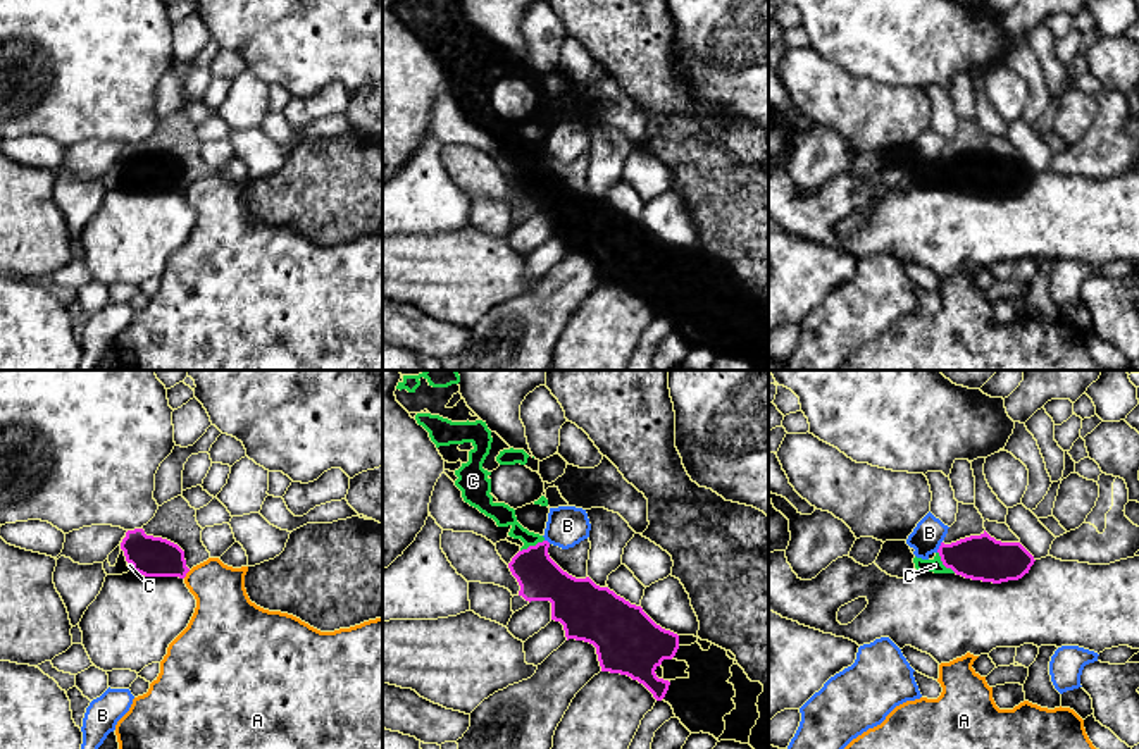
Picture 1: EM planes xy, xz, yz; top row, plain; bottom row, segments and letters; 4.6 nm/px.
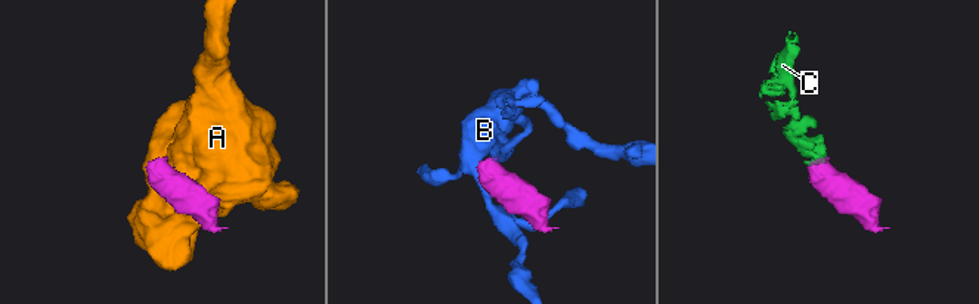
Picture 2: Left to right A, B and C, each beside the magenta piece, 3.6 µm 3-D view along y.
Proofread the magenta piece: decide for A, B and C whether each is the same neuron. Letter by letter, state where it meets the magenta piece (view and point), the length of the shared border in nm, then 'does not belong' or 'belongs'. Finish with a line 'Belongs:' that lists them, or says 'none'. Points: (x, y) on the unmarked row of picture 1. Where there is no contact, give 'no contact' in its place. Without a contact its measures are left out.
A: xy (186, 186) | 50 nm | does not belong
B: yz (939, 160) | 60 nm | does not belong
C: yz (943, 178) | 130 nm | belongs
Belongs: C

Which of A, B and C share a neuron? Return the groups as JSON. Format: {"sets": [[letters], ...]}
{"sets": [["A"], ["B"], ["C"]]}

